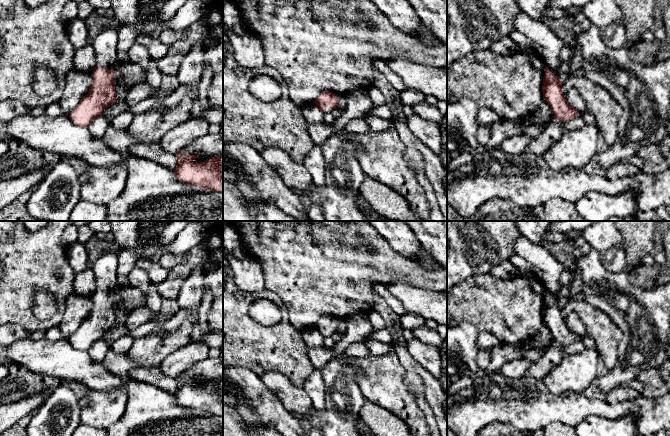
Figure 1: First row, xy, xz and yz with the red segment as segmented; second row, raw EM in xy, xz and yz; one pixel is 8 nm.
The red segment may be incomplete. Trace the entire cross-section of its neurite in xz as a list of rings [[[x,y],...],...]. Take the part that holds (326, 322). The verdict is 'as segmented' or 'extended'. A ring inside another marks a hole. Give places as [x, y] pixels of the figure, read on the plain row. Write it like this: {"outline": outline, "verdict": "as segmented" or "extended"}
{"outline": [[[325,315],[321,317],[316,325],[315,329],[320,332],[325,337],[332,337],[334,333],[337,331],[339,320],[330,315]]], "verdict": "extended"}

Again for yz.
{"outline": [[[524,236],[516,240],[516,254],[542,271],[539,278],[545,288],[542,310],[543,323],[552,333],[554,342],[569,345],[577,340],[579,336],[567,327],[562,308],[558,305],[558,293],[561,286],[559,278],[567,268],[542,245],[534,244]]], "verdict": "extended"}

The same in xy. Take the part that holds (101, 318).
{"outline": [[[118,252],[104,253],[91,267],[97,289],[88,317],[68,339],[78,350],[87,351],[103,334],[116,326],[114,288],[117,283]]], "verdict": "extended"}

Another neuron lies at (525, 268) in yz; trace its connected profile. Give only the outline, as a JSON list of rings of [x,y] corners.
[[[515,254],[509,260],[519,271],[520,275],[538,277],[542,271],[540,268],[528,262],[526,259]]]

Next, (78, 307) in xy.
[[[73,293],[67,297],[66,309],[59,328],[65,339],[69,339],[87,319],[93,305],[93,296]]]

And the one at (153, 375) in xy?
[[[137,366],[129,372],[128,376],[136,381],[159,387],[170,394],[177,391],[176,379],[164,375],[159,366]]]

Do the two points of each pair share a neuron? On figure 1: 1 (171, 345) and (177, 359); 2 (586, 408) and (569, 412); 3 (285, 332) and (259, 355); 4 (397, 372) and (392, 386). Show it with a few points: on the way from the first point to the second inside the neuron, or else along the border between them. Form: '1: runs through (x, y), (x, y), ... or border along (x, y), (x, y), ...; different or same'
1: border along (192, 341), (168, 354), (157, 365); different
2: runs through (582, 408), (573, 408); same
3: runs through (279, 338), (269, 348), (265, 349); same
4: runs through (394, 375), (392, 383); same

